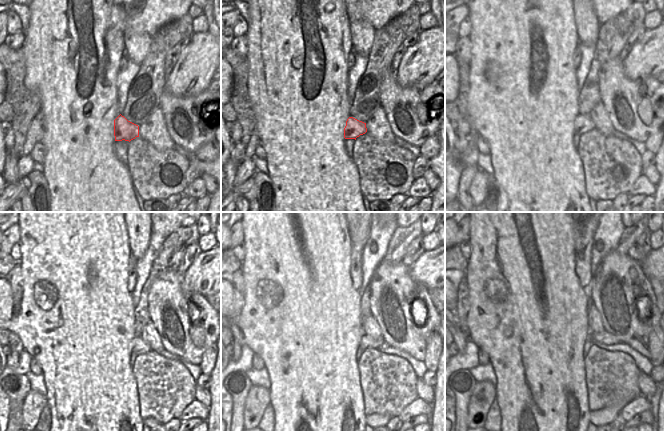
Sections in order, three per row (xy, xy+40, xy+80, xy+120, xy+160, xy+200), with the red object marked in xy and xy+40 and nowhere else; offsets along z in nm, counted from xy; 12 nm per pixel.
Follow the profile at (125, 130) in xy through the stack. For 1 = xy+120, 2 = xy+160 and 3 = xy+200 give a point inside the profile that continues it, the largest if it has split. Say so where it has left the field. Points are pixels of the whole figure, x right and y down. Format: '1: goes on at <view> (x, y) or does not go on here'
1: goes on at xy+120 (137, 346)
2: goes on at xy+160 (366, 341)
3: goes on at xy+200 (606, 338)

